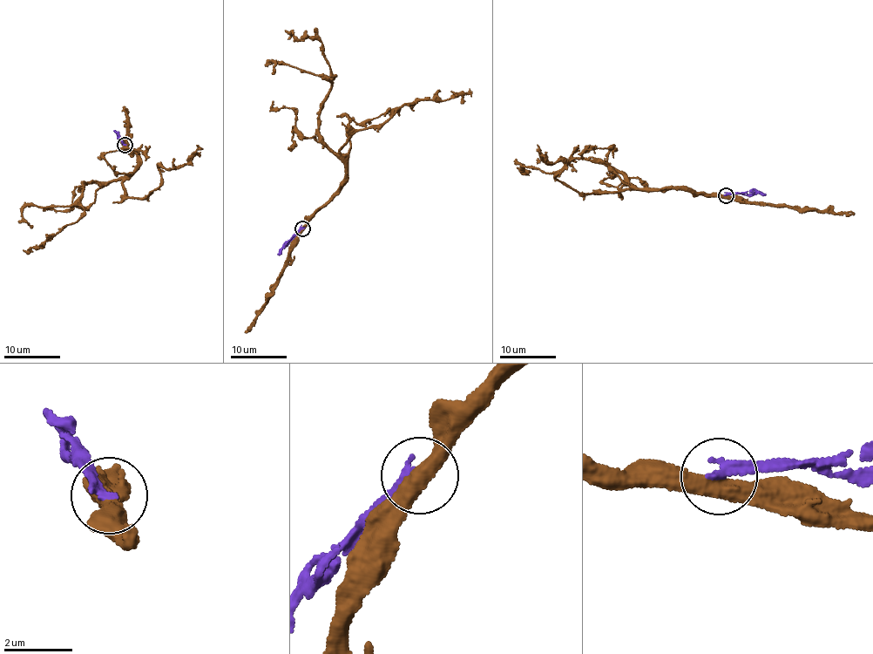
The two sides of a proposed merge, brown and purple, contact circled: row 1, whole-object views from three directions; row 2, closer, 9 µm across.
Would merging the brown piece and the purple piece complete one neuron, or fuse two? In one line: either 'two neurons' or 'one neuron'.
two neurons

